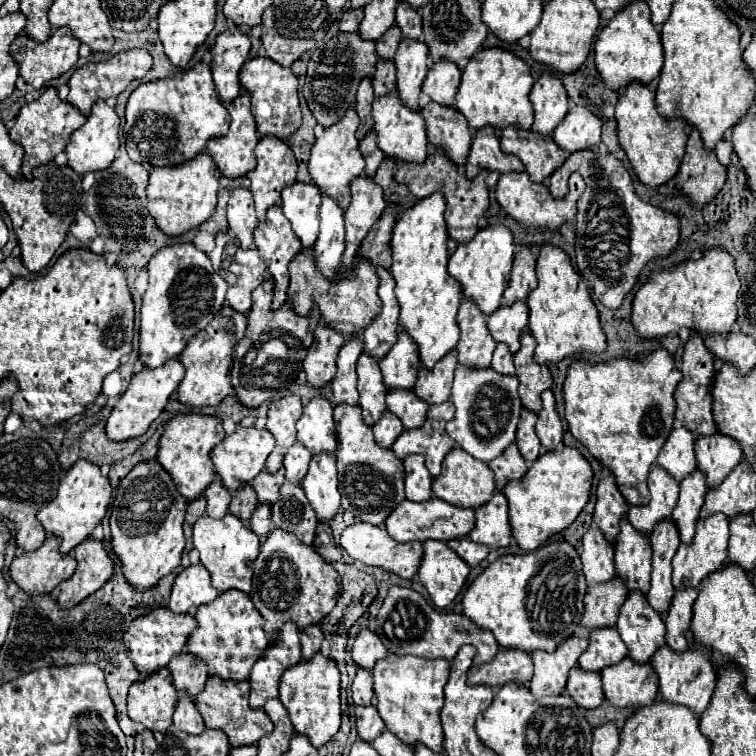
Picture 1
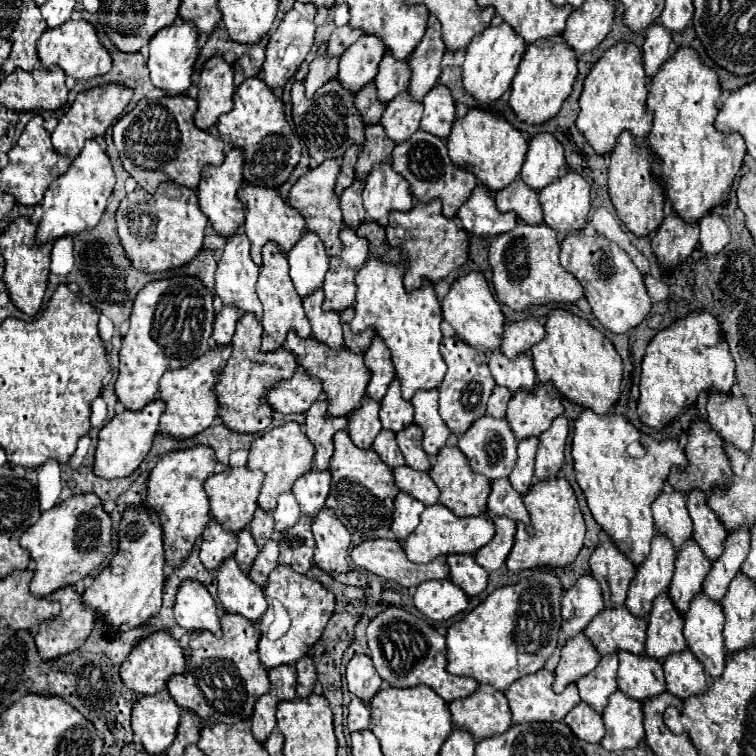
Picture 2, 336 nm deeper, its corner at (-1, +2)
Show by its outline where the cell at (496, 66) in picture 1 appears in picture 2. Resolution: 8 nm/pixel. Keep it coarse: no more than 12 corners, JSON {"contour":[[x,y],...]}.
{"contour":[[502,113],[454,119],[450,159],[492,191],[520,175],[528,149]]}

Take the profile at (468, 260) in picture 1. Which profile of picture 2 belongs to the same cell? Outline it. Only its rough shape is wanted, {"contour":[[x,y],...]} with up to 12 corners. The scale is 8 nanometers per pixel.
{"contour":[[482,273],[454,279],[444,319],[484,353],[504,315]]}

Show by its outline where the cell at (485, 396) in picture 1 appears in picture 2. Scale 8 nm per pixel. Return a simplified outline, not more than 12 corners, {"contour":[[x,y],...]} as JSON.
{"contour":[[480,417],[456,445],[472,471],[508,477],[518,441],[506,419]]}

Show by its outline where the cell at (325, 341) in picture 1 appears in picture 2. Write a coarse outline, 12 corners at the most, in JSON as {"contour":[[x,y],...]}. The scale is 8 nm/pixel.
{"contour":[[294,373],[268,393],[288,415],[306,413],[320,399],[320,381]]}

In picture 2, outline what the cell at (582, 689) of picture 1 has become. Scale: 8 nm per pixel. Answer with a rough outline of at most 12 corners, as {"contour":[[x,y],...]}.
{"contour":[[582,701],[564,717],[576,737],[600,743],[602,715]]}

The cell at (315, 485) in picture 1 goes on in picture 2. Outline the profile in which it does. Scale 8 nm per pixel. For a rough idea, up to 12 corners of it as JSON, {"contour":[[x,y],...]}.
{"contour":[[332,509],[312,521],[314,563],[350,571],[350,533]]}

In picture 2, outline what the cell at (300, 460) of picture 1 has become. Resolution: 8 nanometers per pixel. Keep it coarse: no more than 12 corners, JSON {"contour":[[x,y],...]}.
{"contour":[[292,491],[278,497],[274,521],[278,531],[290,529],[300,517]]}

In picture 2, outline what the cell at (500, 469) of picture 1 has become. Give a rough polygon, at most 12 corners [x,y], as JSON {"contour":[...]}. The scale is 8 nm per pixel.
{"contour":[[508,479],[492,481],[488,511],[530,521],[522,495]]}

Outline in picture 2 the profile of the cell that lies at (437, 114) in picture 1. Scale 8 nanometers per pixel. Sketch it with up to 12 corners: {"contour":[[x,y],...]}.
{"contour":[[422,129],[392,151],[416,199],[454,217],[476,187],[446,141]]}

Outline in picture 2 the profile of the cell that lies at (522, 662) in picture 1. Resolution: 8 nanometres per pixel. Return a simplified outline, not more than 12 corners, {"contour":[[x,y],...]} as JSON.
{"contour":[[492,685],[448,705],[454,725],[476,741],[512,723],[508,699]]}

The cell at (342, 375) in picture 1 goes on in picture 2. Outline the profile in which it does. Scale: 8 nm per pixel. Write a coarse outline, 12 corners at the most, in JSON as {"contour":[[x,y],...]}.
{"contour":[[318,399],[306,411],[304,433],[316,449],[314,465],[328,469],[332,437],[348,417],[328,417]]}

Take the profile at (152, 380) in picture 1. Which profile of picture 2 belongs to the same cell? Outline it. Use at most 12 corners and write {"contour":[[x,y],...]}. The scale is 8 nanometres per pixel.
{"contour":[[164,401],[100,429],[94,473],[130,475],[148,455]]}

